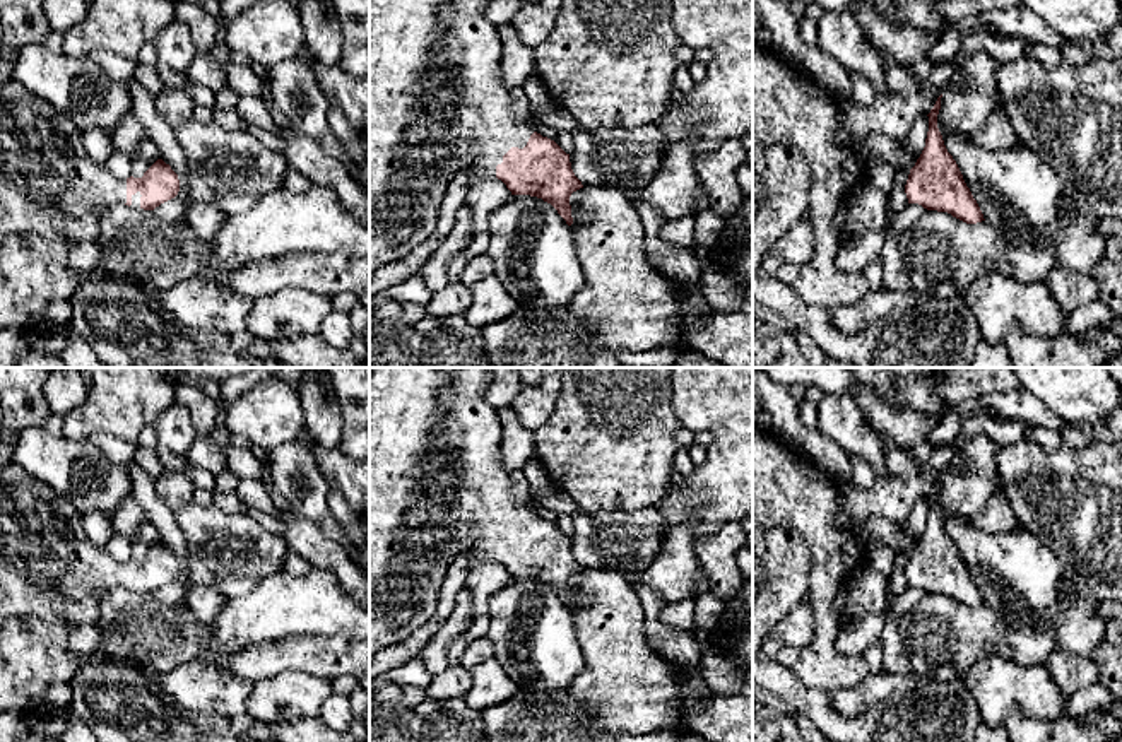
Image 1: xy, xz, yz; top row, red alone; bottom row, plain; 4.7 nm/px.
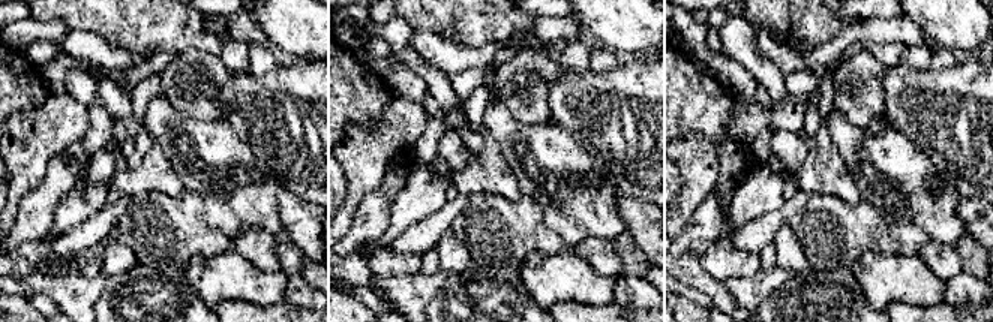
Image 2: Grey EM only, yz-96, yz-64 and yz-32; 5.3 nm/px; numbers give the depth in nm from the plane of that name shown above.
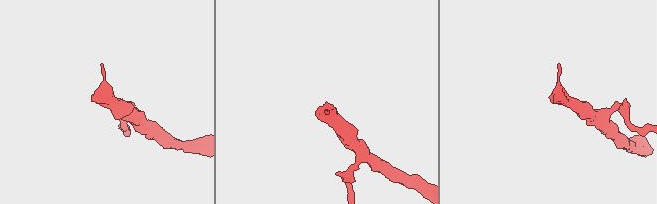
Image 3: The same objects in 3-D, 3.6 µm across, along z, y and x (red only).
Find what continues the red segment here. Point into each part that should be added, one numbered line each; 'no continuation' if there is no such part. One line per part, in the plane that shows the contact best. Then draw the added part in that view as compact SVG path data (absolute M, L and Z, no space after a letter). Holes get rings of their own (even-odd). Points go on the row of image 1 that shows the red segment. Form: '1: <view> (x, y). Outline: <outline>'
1: xz (436, 103). Outline: M369 0L369 279L388 265L400 262L426 243L436 229L441 202L458 173L496 178L496 166L511 149L523 149L535 132L535 123L520 121L513 113L511 91L499 77L501 39L498 27L487 21L484 9L489 0Z

